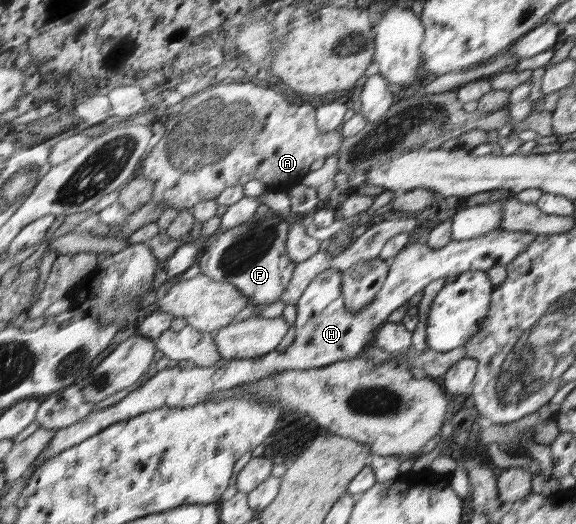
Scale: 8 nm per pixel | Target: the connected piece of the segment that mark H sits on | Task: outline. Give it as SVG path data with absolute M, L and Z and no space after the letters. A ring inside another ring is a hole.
M492 230L483 236L467 240L451 241L449 244L435 250L425 242L415 242L405 246L391 260L388 276L375 298L360 311L354 314L346 308L340 296L339 280L341 272L333 267L321 272L315 280L303 291L296 304L297 316L294 322L296 328L294 342L284 351L281 349L267 355L249 359L221 359L213 366L188 365L187 367L165 368L141 384L139 390L131 391L121 401L93 412L89 418L71 426L59 429L57 436L45 448L32 468L38 468L48 460L59 456L66 450L77 446L86 440L94 438L109 427L134 419L163 407L192 407L203 403L214 392L229 390L239 385L253 384L265 379L274 372L285 370L305 370L329 366L339 361L357 357L365 348L373 332L387 323L387 317L403 306L417 292L425 290L430 282L446 278L448 275L462 274L468 271L487 271L489 268L509 265L525 251L537 234L532 232L507 232Z

